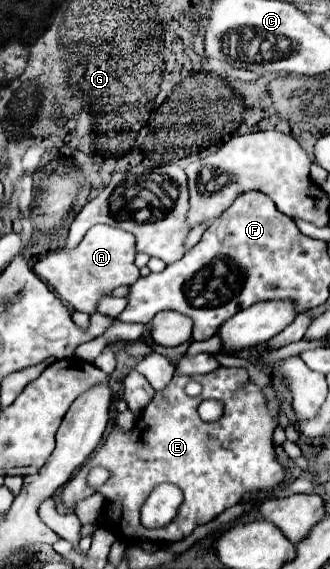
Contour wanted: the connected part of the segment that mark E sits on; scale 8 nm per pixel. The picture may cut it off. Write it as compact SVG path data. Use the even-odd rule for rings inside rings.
M220 367L206 375L192 375L190 381L202 385L198 397L188 397L184 387L188 381L176 385L176 377L166 389L158 391L148 403L144 413L136 419L132 431L124 433L118 427L112 429L104 445L78 469L78 473L66 483L62 501L66 507L74 507L76 501L94 493L102 493L106 499L105 526L111 531L120 529L126 537L146 537L154 543L182 541L194 531L194 525L206 525L224 509L236 505L244 493L270 489L284 479L284 469L276 459L272 433L278 423L276 413L280 409L280 397L270 385L260 389L248 383L246 369ZM204 399L218 399L224 403L223 415L216 423L204 423L198 417L198 405ZM94 467L106 467L110 479L102 487L88 485L88 473ZM160 483L172 483L184 491L184 503L172 523L160 529L144 529L140 525L140 507L150 491Z

